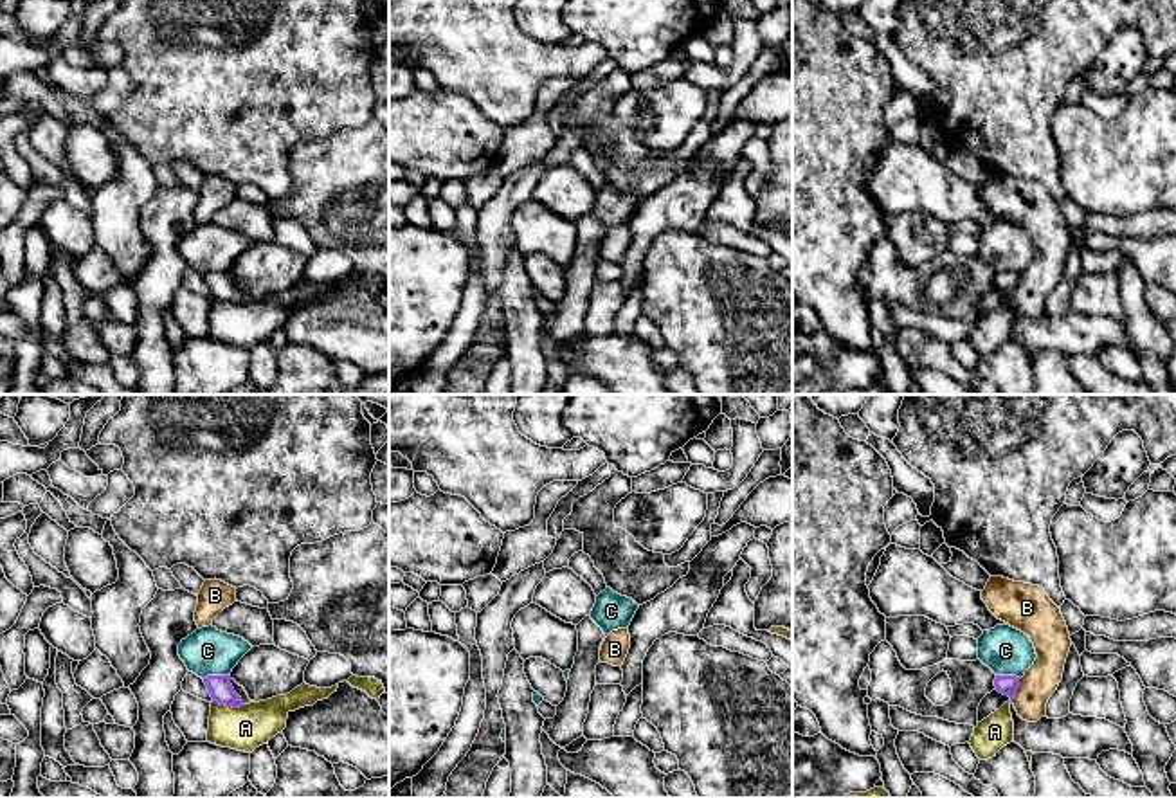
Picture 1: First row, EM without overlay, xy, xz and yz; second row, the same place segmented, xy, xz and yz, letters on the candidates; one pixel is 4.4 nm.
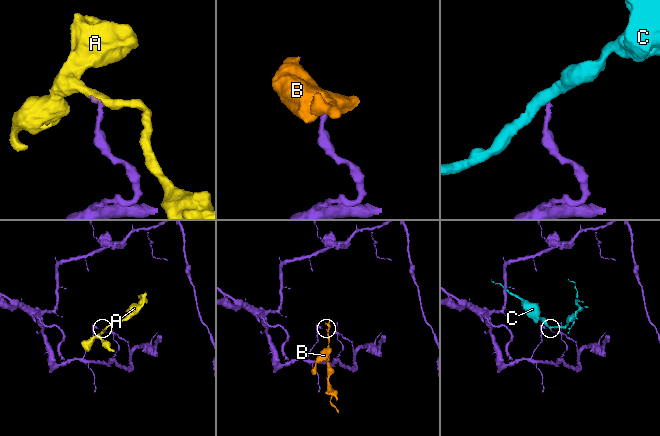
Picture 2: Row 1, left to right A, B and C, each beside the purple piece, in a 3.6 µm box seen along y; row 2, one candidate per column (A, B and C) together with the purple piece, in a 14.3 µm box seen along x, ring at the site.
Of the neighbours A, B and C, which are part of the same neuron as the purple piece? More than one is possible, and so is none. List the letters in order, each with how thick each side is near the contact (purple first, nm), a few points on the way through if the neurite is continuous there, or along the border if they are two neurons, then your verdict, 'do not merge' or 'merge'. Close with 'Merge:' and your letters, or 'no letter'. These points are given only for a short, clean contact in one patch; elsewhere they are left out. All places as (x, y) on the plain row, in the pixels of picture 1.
A: 110/200 nm | along xy (213, 298), (233, 303), (244, 301) | do not merge
B: 90/160 nm | along yz (1020, 276), (1020, 283), (1011, 298) | do not merge
C: 110/220 nm | along xy (227, 271), (208, 271), (202, 274) | do not merge
Merge: no letter

